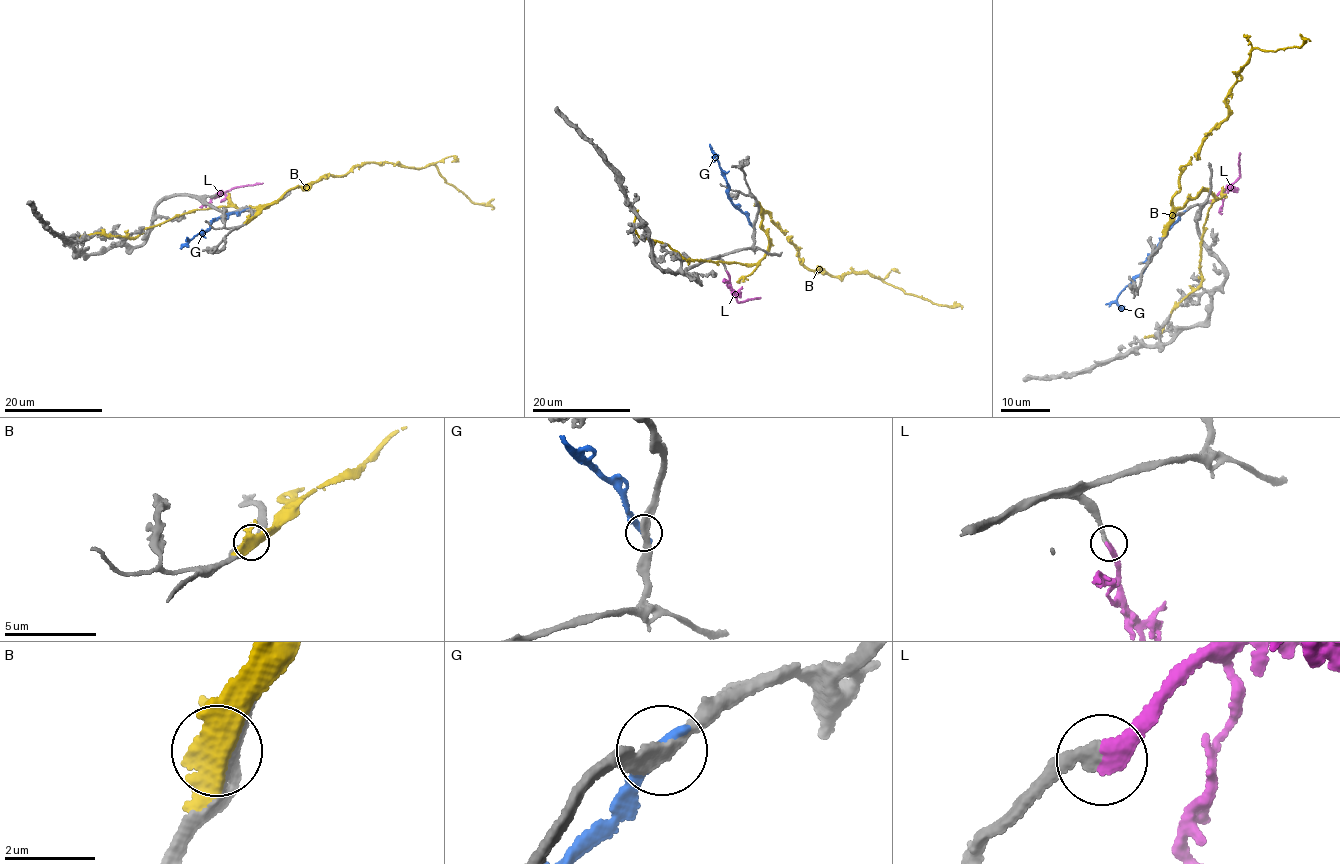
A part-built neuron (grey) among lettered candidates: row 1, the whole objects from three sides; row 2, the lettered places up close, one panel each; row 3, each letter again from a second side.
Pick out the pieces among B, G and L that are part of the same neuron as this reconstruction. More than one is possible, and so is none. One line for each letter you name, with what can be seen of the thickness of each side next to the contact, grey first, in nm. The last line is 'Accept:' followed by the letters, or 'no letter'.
L: Thickness 280 nm (grey) against 320 nm
Accept: L

